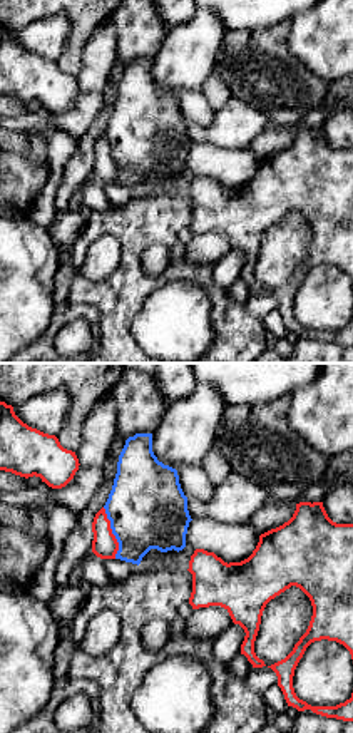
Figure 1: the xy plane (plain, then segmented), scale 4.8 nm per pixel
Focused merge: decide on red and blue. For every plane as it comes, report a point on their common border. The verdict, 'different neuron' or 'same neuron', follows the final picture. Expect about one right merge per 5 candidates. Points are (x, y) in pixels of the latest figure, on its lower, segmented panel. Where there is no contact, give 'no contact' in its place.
contact (111, 533)

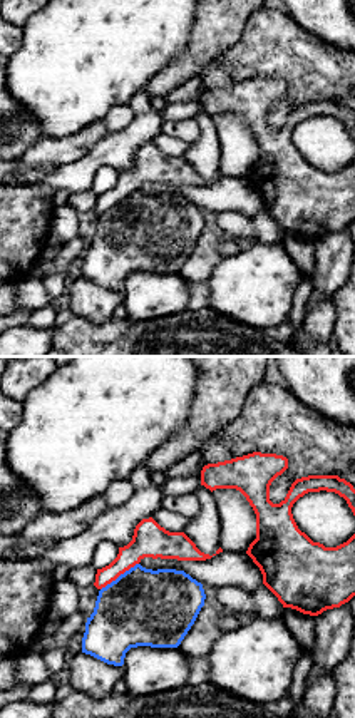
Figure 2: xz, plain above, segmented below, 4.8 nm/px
contact (119, 574)

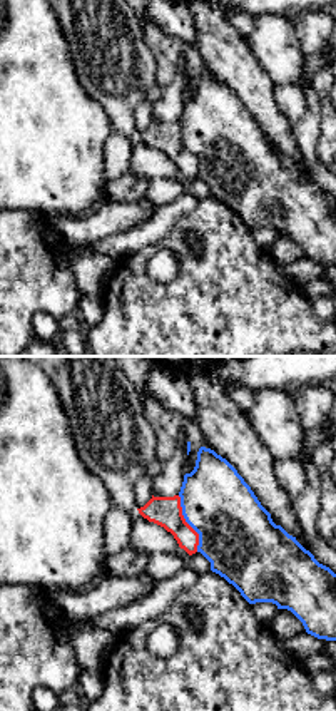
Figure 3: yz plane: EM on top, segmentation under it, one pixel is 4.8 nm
contact (188, 524)

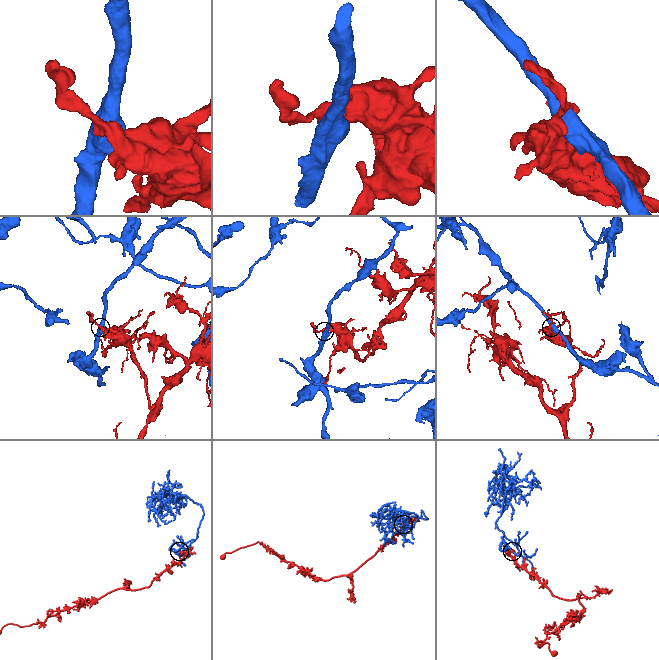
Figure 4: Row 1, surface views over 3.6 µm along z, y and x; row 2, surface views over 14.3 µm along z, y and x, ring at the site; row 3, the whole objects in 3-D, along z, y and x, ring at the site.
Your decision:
different neuron

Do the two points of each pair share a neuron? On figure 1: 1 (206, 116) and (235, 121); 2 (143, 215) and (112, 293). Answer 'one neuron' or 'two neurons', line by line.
1: two neurons
2: one neuron

